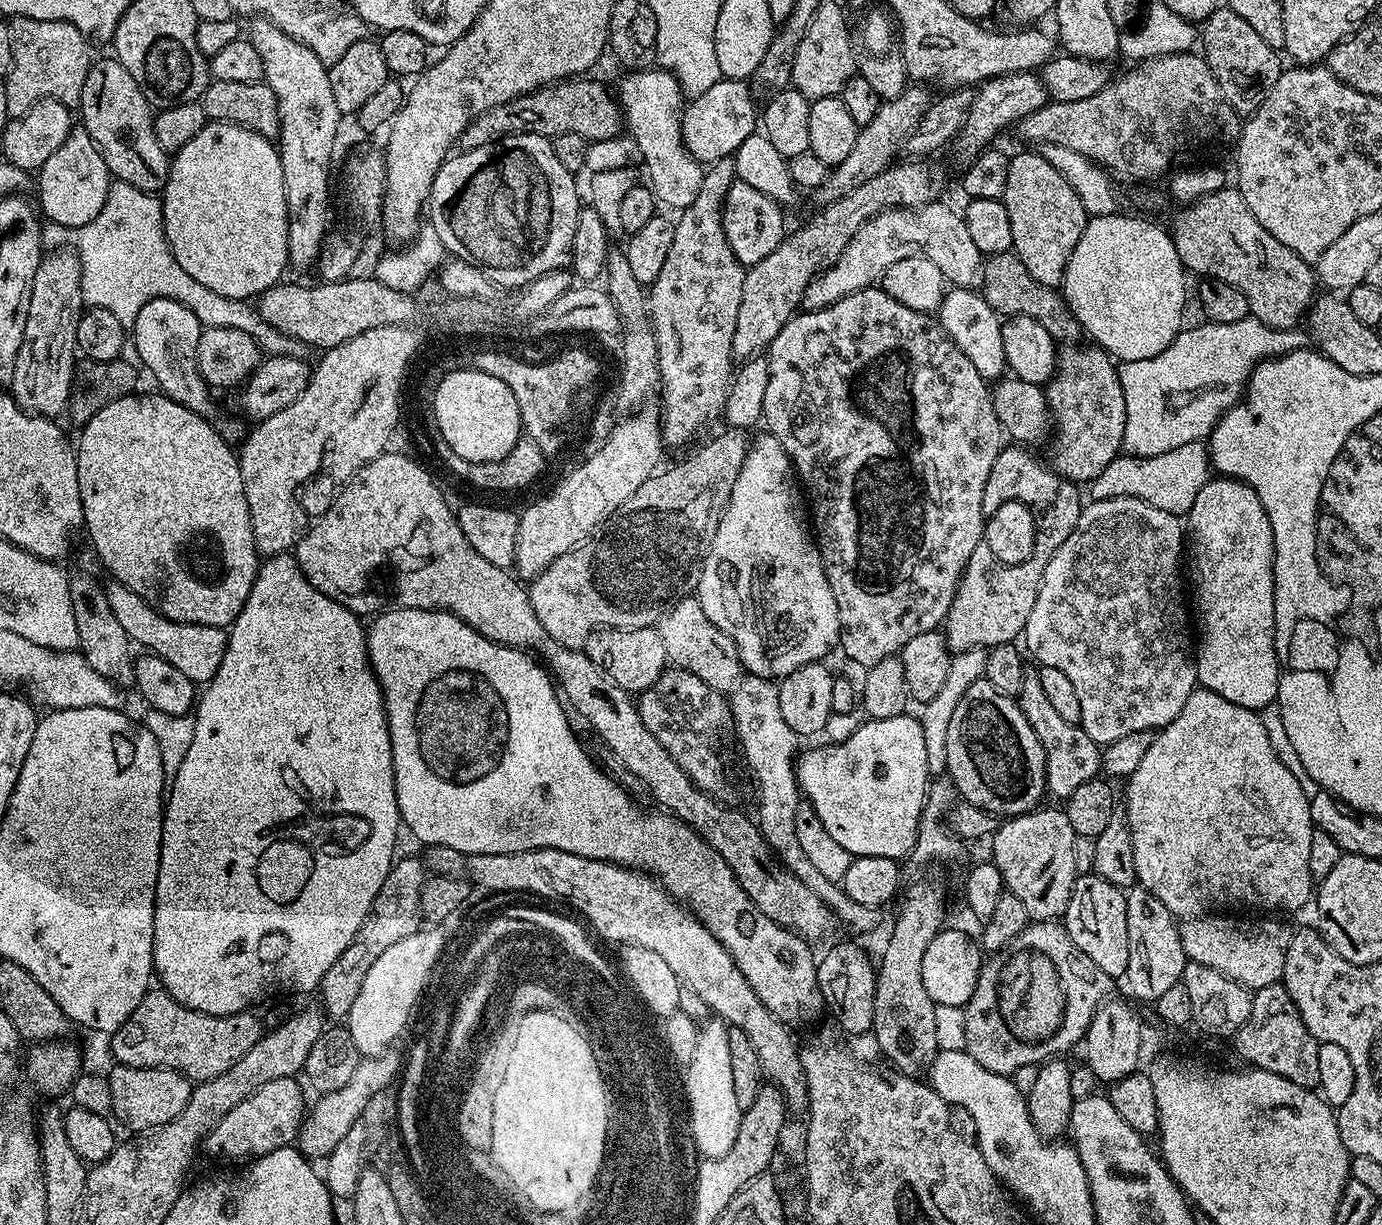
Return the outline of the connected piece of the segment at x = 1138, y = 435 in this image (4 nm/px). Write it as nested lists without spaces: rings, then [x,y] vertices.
[[[1249,318],[1242,322],[1225,324],[1201,323],[1201,328],[1185,327],[1154,358],[1126,360],[1119,365],[1122,394],[1126,398],[1126,430],[1124,431],[1123,451],[1129,456],[1152,456],[1165,454],[1186,443],[1207,441],[1216,429],[1216,423],[1224,417],[1235,404],[1239,404],[1252,371],[1262,361],[1285,356],[1301,347],[1299,331],[1271,328],[1262,321]]]

